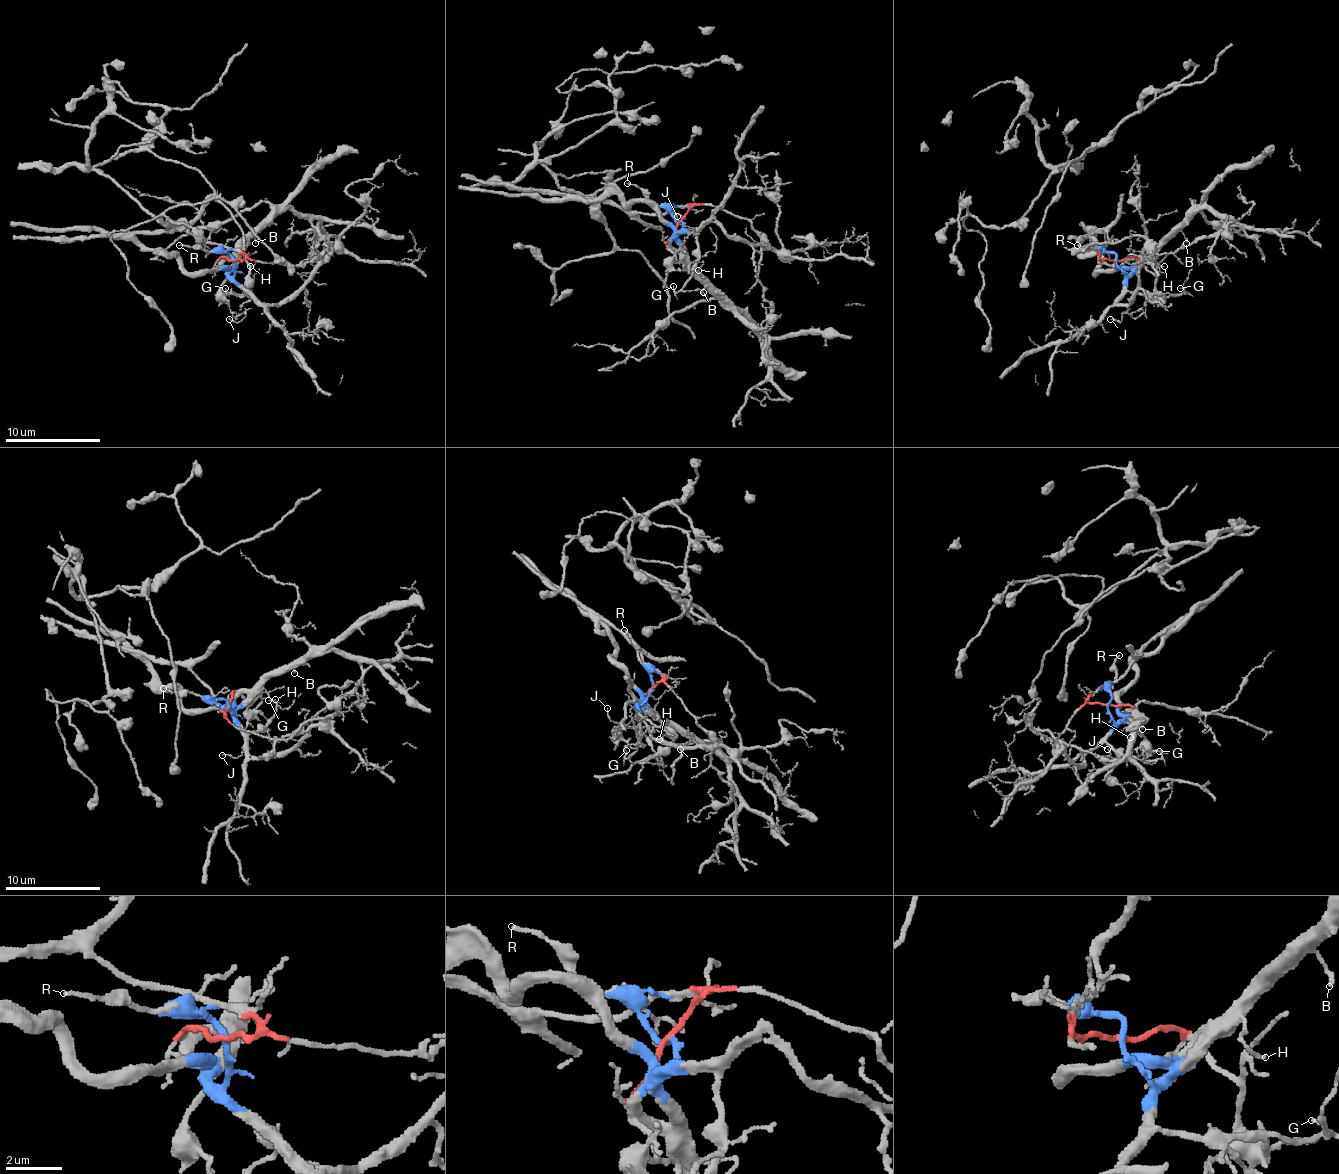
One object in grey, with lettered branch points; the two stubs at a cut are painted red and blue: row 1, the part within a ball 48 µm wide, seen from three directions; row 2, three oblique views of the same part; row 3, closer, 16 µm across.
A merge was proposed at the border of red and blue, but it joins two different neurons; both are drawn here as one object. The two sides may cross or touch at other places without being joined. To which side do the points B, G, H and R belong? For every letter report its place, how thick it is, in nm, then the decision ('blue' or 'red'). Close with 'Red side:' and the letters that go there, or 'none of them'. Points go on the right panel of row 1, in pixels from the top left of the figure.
B: (1186, 243) | 100 nm | blue
G: (1180, 288) | 90 nm | blue
H: (1164, 266) | 90 nm | blue
R: (1077, 245) | 80 nm | blue
Red side: none of them

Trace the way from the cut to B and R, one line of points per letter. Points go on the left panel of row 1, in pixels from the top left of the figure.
B: (233, 260), (233, 269), (233, 255), (257, 231), (254, 243)
R: (233, 260), (226, 253), (178, 246)

